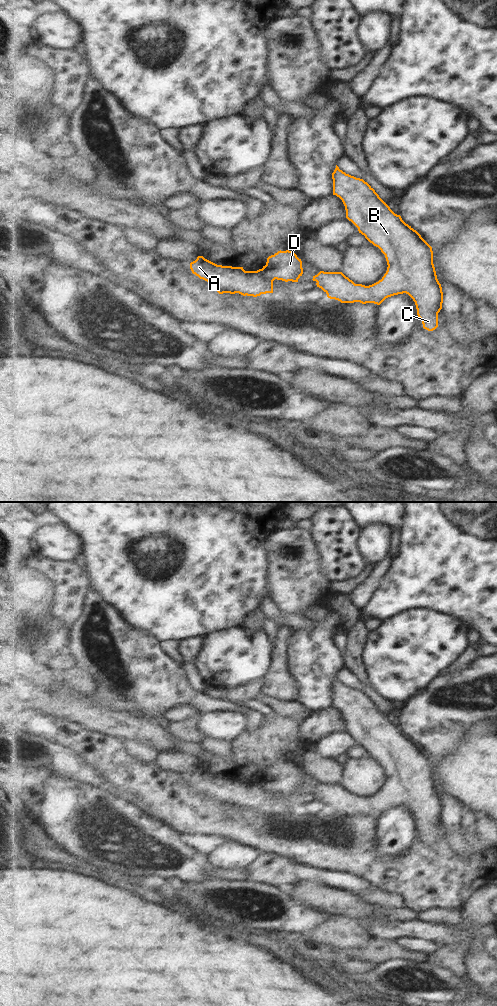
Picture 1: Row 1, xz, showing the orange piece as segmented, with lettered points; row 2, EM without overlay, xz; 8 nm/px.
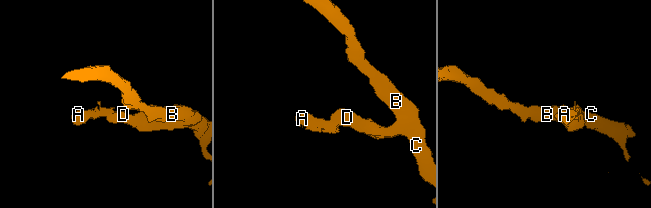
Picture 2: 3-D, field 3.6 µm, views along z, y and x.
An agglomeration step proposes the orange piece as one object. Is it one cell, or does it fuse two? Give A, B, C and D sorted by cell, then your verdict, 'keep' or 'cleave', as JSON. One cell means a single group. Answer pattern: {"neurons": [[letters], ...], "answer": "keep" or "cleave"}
{"neurons": [["A"], ["B", "C", "D"]], "answer": "cleave"}

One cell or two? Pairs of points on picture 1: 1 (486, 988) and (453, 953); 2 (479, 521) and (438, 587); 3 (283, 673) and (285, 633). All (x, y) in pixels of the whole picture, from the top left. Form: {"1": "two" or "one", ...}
{"1": "two", "2": "one", "3": "one"}

